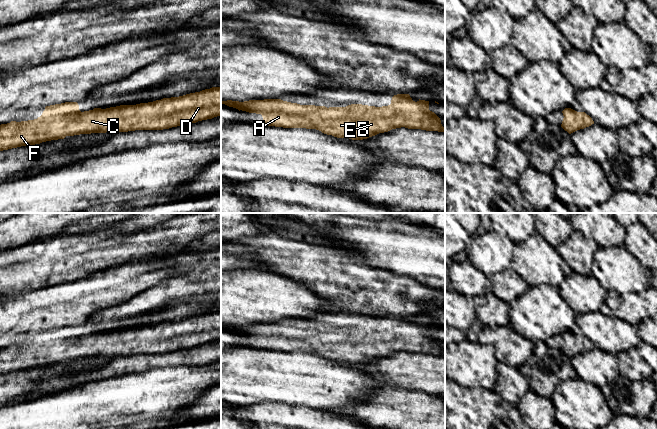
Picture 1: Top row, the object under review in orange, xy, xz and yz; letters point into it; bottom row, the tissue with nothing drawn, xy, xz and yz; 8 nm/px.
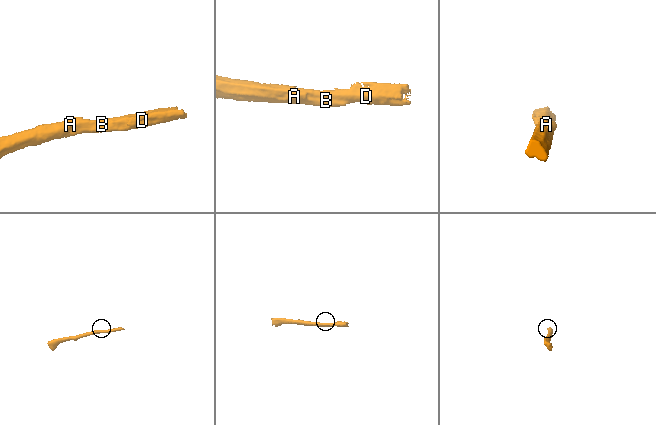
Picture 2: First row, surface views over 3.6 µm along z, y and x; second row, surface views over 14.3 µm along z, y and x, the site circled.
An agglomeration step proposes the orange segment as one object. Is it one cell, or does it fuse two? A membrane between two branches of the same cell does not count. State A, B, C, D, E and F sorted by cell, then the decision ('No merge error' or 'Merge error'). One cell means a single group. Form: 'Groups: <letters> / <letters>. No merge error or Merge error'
Groups: A B C D E F. No merge error

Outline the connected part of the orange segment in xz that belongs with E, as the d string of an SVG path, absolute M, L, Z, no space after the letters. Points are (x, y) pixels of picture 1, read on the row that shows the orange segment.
M397 94L388 106L351 104L346 107L300 105L281 99L221 101L229 107L261 114L264 125L316 129L337 138L363 140L379 133L405 127L445 132L440 118L429 110L429 101L413 101L409 94Z

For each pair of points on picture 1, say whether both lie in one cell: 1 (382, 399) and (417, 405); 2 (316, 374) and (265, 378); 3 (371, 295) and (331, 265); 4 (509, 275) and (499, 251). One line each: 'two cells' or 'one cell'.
1: one cell
2: one cell
3: one cell
4: two cells

